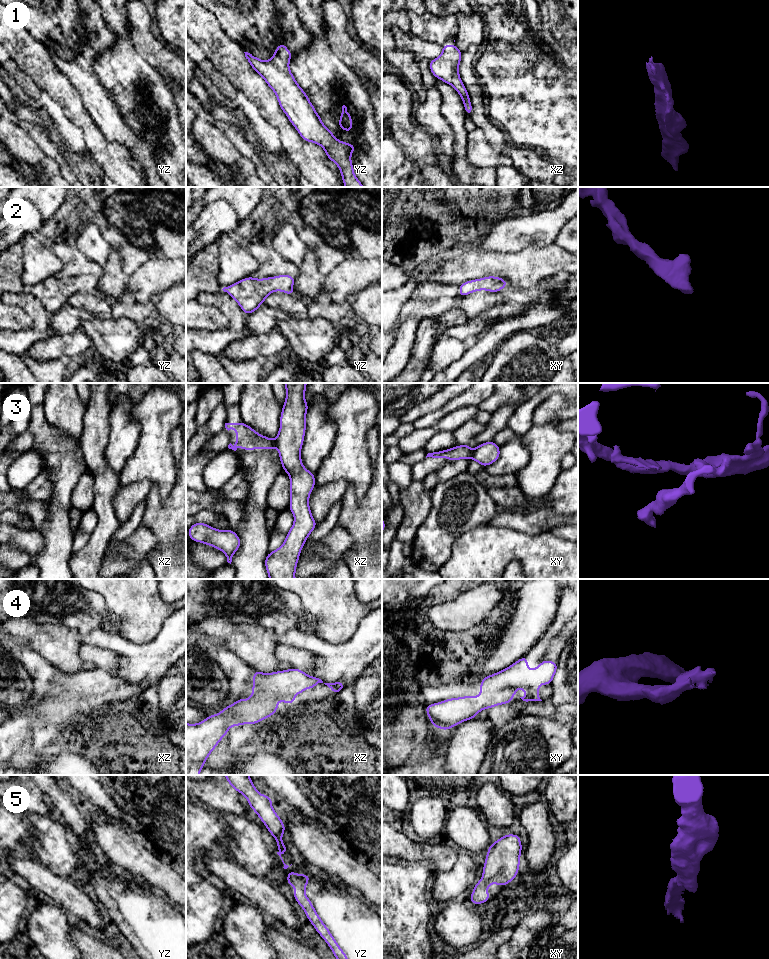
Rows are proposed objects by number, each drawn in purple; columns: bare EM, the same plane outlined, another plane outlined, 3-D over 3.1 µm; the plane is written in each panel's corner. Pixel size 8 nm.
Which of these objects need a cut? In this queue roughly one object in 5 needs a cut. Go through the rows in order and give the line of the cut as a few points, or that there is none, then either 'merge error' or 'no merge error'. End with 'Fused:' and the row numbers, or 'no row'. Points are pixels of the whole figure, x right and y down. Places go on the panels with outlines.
1: no cut; no merge error
2: no cut; no merge error
3: cut in xy along (472, 451), (470, 458); merge error
4: no cut; no merge error
5: no cut; no merge error
Fused: 3

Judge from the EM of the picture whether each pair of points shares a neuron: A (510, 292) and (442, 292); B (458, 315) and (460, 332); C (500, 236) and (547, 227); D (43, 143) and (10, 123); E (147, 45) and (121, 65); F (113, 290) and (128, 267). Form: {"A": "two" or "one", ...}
{"A": "one", "B": "two", "C": "one", "D": "two", "E": "two", "F": "two"}

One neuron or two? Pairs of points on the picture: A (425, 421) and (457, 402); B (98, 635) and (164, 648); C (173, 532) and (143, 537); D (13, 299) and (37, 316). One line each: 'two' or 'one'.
A: one
B: one
C: two
D: one

